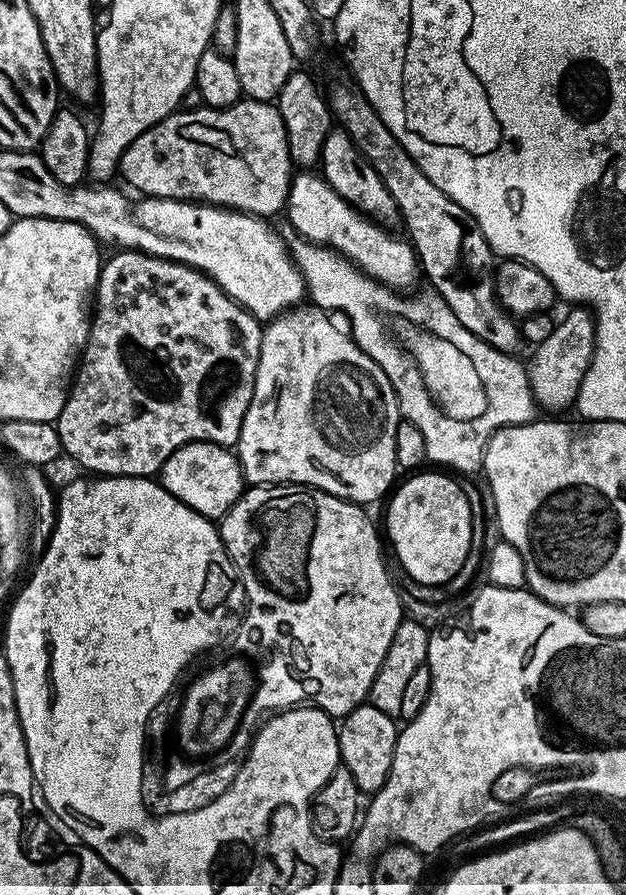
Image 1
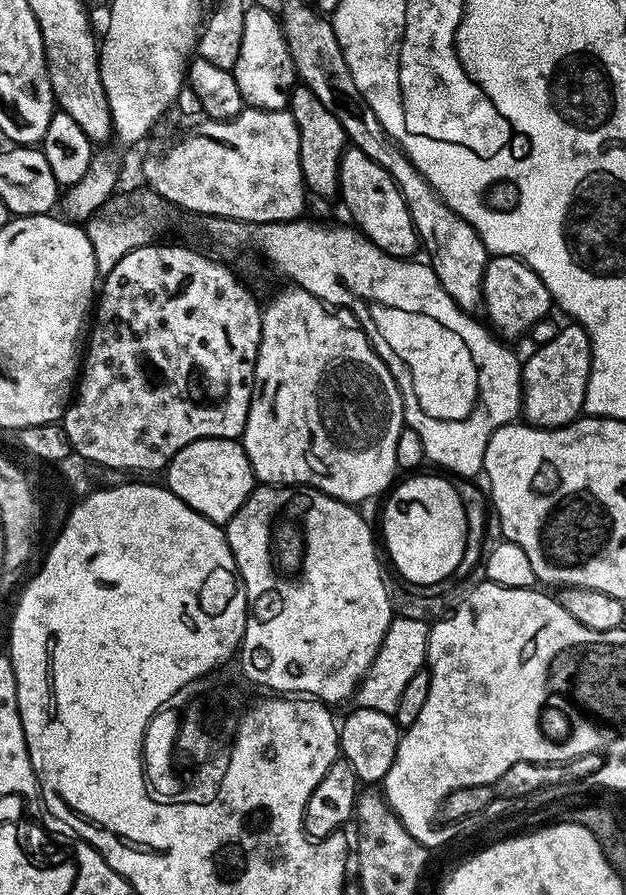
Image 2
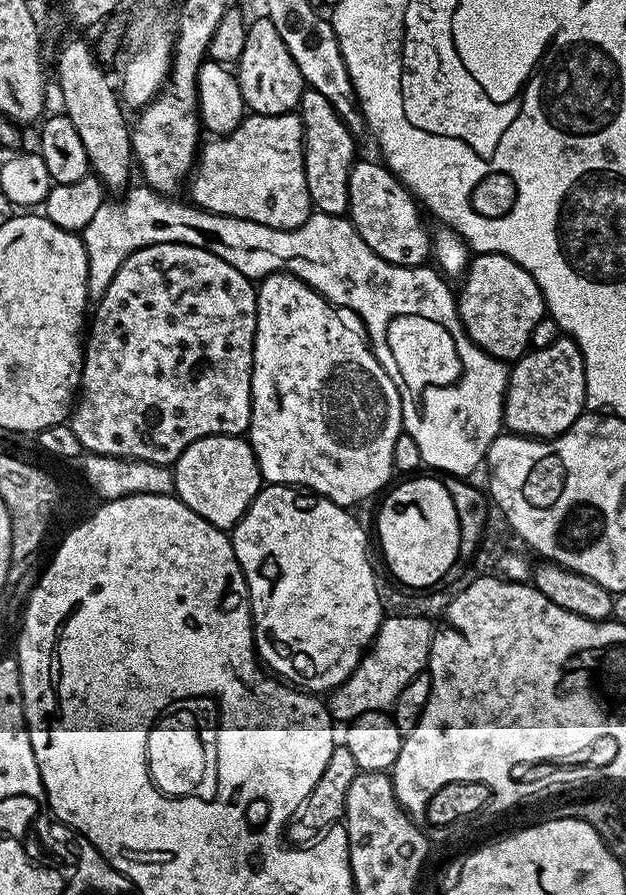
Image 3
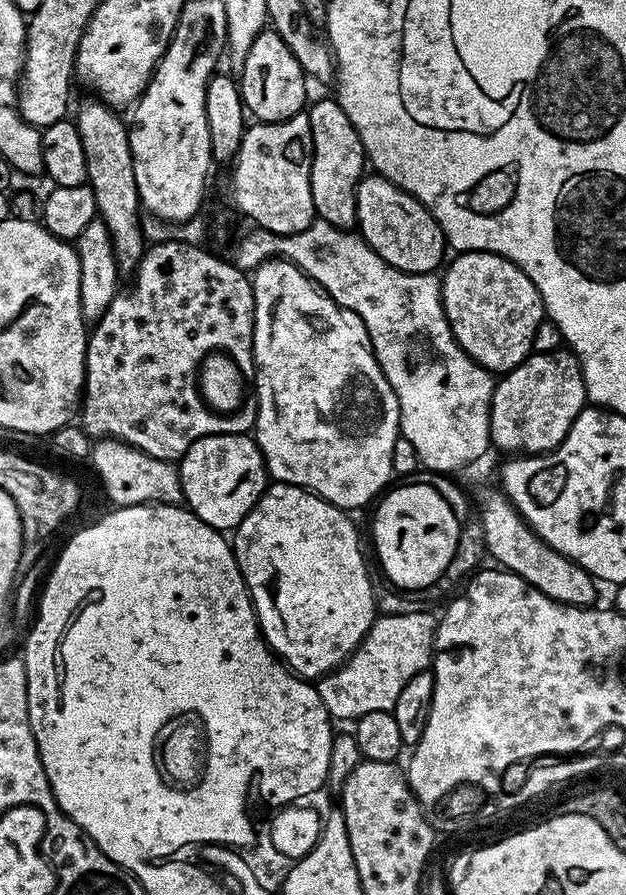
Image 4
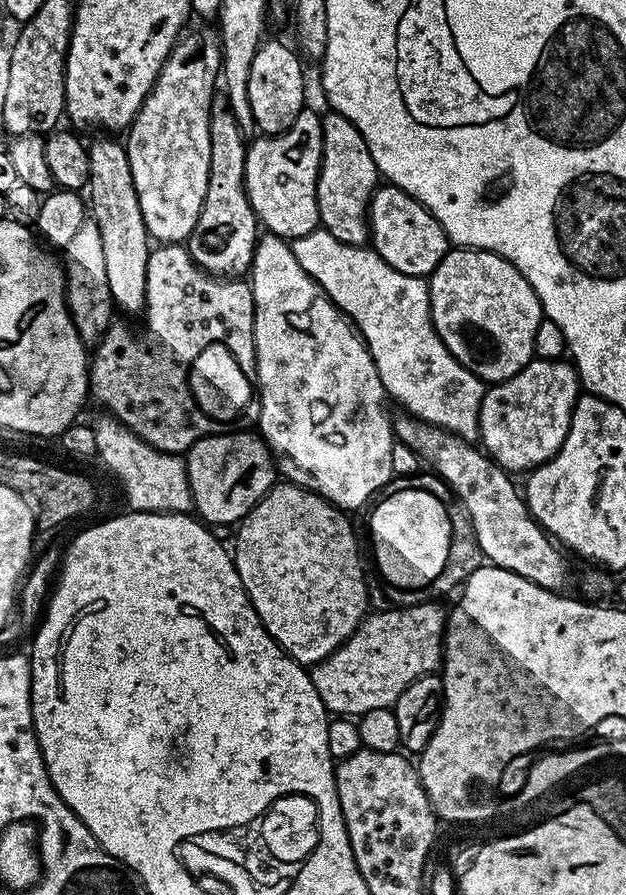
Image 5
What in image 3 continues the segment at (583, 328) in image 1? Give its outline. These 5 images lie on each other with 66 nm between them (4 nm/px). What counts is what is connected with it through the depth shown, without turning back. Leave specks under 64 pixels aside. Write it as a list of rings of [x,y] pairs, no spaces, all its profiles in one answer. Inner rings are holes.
[[[561,335],[550,346],[532,348],[511,365],[504,395],[503,427],[518,436],[561,436],[585,411],[585,390],[582,350],[571,336]]]

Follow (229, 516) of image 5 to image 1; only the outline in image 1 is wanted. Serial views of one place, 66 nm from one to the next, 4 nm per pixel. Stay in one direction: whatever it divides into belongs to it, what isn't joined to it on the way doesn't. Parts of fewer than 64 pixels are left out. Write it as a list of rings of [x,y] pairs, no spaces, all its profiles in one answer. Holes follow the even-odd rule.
[[[196,440],[193,444],[184,444],[174,450],[174,454],[170,454],[170,458],[166,458],[161,466],[158,480],[167,492],[174,494],[174,498],[213,522],[227,514],[246,490],[239,459],[225,445],[211,444],[209,440]]]

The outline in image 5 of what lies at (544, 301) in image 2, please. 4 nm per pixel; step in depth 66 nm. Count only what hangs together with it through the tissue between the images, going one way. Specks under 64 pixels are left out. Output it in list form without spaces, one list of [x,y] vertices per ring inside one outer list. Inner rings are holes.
[[[453,247],[438,262],[438,266],[427,277],[428,301],[432,325],[442,338],[446,350],[485,382],[499,382],[518,374],[534,358],[534,334],[542,319],[540,299],[526,278],[506,258],[497,252],[483,252],[480,248]]]

